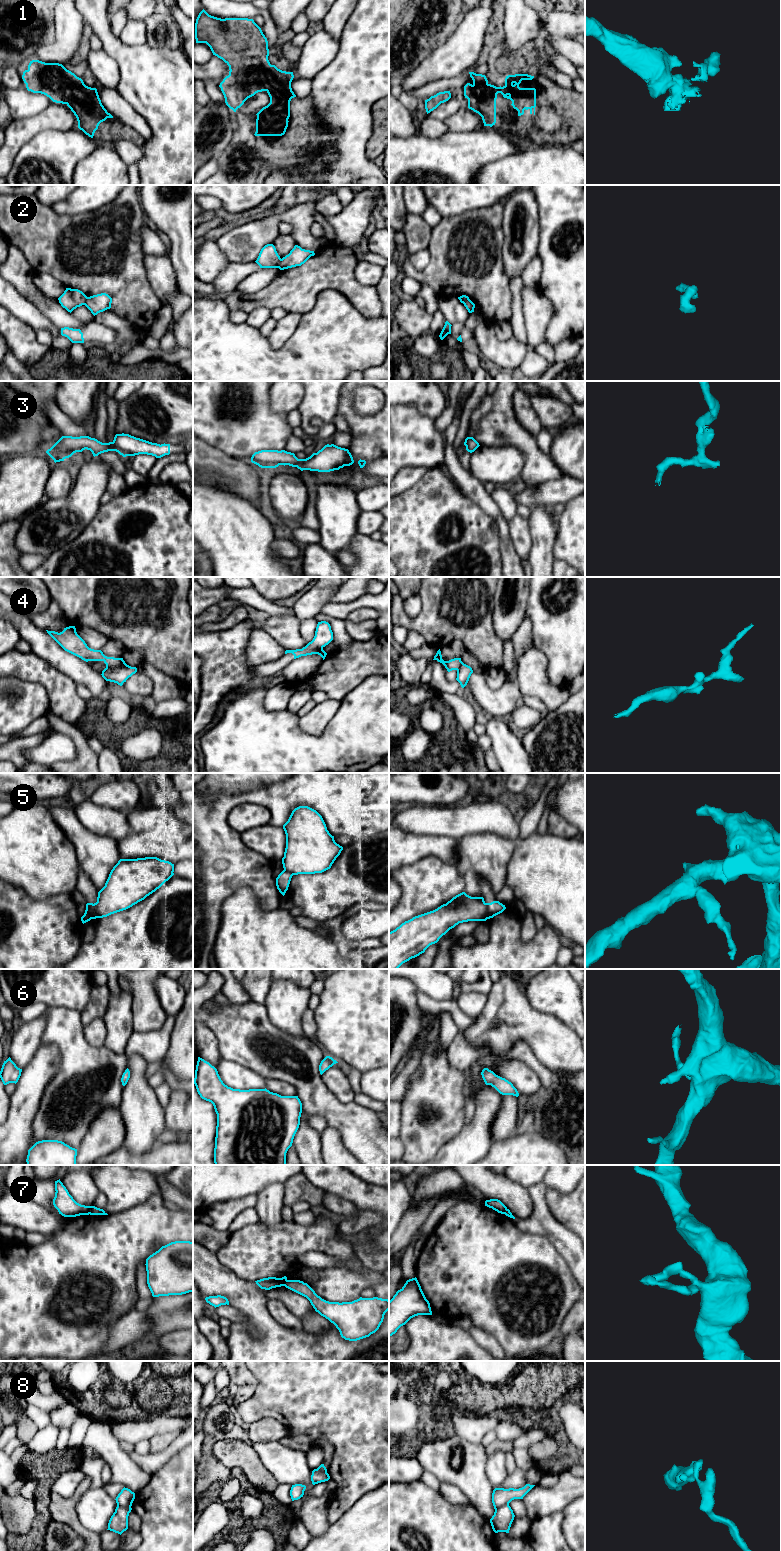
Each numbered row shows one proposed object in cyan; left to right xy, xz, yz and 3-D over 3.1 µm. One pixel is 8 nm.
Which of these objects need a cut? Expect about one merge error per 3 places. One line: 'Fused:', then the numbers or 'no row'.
Fused: 2, 5, 7, 8

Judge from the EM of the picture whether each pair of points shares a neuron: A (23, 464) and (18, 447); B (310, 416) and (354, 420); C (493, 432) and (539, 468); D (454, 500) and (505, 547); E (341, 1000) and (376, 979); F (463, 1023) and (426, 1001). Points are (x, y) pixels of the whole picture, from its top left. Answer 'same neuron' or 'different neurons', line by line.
A: different neurons
B: different neurons
C: same neuron
D: different neurons
E: same neuron
F: same neuron

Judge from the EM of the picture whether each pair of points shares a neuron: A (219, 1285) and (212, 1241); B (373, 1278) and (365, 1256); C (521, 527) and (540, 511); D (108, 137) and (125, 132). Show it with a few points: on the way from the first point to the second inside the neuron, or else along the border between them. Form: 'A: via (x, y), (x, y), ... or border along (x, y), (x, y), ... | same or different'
A: border along (203, 1245), (217, 1253) | different
B: border along (363, 1266), (378, 1272) | different
C: border along (527, 520), (532, 544) | different
D: via (112, 133), (121, 132) | same

